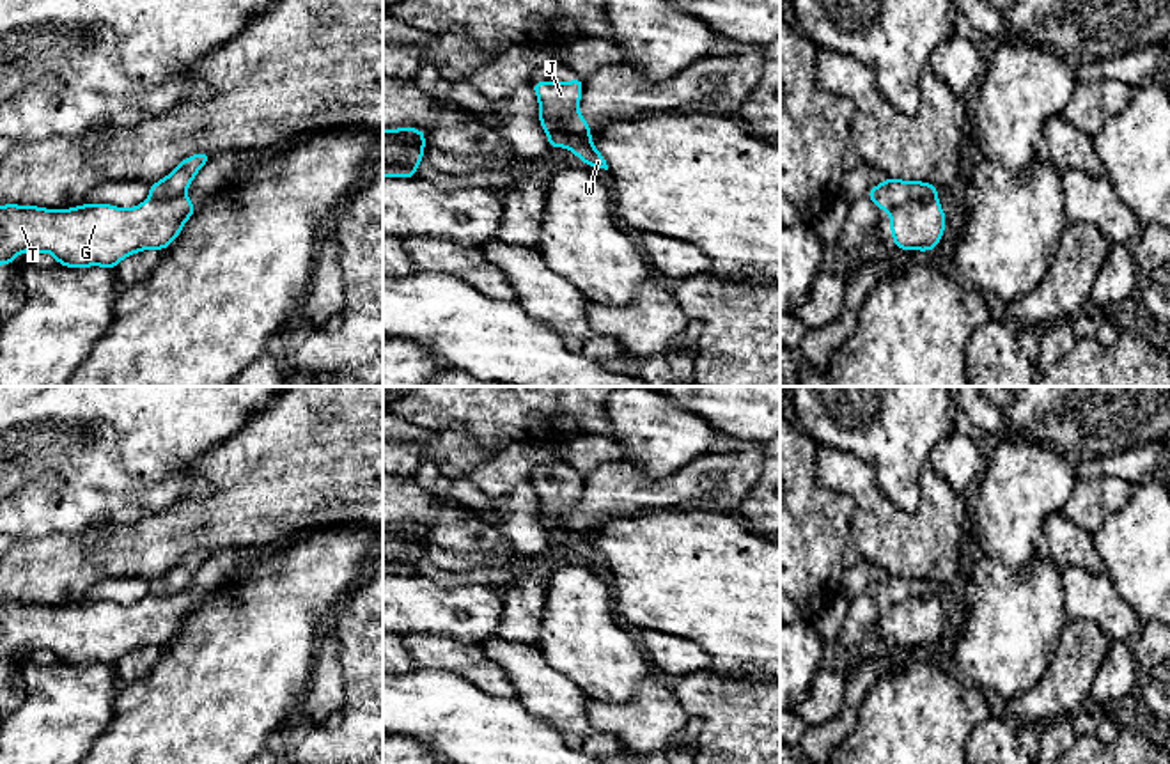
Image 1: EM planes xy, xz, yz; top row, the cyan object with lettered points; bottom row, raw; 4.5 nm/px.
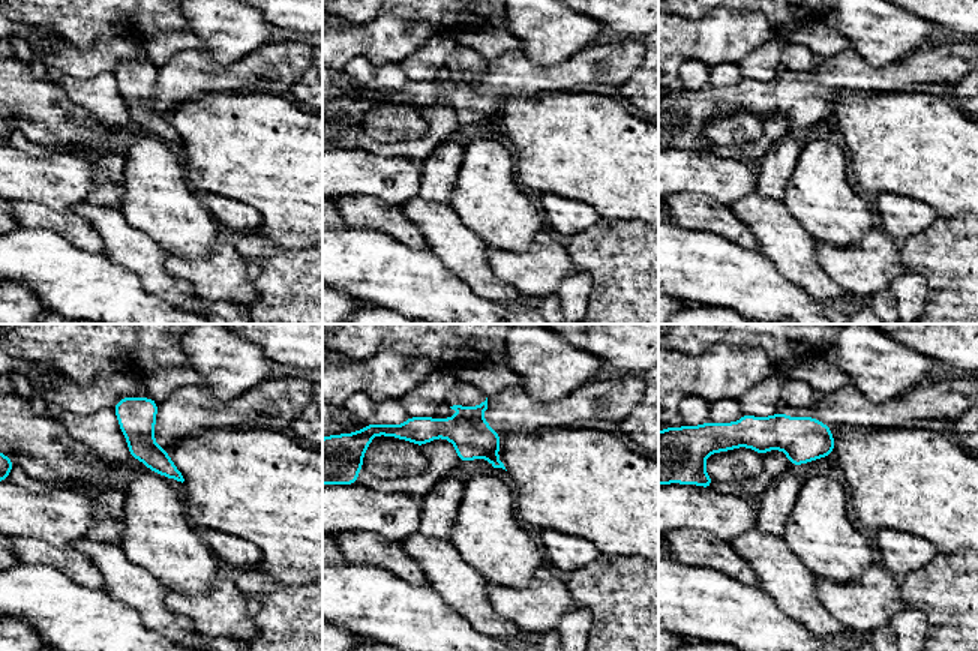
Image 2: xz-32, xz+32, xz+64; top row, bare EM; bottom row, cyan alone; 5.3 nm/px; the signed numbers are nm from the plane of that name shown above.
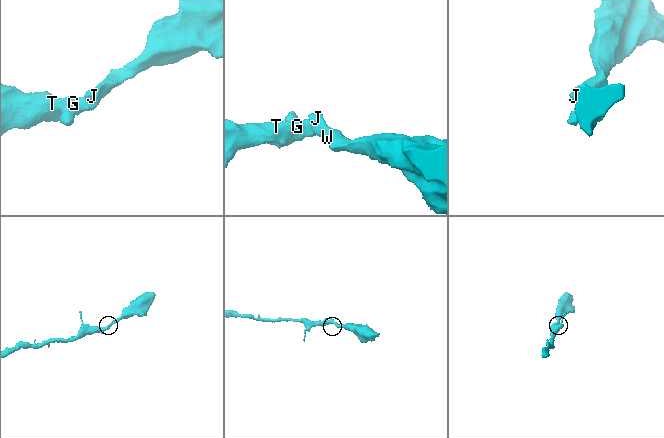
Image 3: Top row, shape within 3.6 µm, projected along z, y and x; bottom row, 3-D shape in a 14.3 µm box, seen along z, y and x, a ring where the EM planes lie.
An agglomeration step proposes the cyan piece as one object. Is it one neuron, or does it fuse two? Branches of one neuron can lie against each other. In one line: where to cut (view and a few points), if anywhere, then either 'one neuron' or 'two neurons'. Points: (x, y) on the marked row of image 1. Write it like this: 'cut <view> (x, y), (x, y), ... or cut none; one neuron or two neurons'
cut yz (936, 197), (908, 199), (890, 211); two neurons

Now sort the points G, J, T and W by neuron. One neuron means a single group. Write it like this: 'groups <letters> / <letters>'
groups G T / J W

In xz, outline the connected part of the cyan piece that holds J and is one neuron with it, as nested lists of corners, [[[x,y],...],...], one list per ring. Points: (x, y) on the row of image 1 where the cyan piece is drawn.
[[[583,80],[573,82],[532,82],[530,83],[542,112],[551,117],[566,119],[578,112],[583,92]]]

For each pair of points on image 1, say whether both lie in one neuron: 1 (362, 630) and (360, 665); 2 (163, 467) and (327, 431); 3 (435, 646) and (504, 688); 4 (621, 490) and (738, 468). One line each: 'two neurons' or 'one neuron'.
1: one neuron
2: two neurons
3: one neuron
4: one neuron

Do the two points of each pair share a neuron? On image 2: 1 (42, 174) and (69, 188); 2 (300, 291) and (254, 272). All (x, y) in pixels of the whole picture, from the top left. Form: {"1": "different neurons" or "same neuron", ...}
{"1": "same neuron", "2": "different neurons"}

